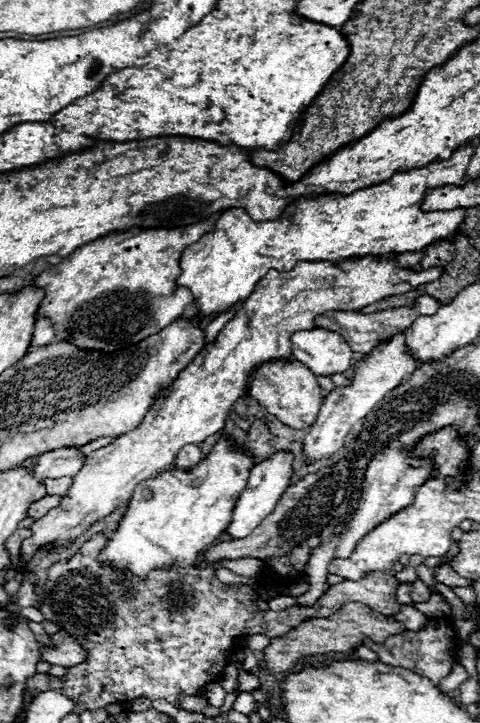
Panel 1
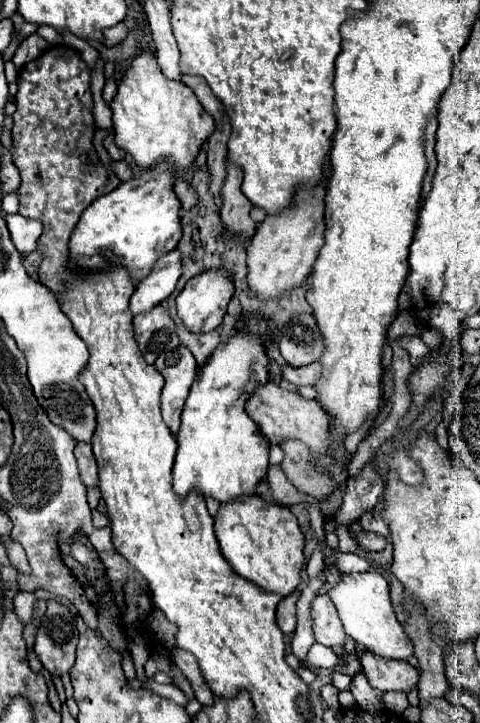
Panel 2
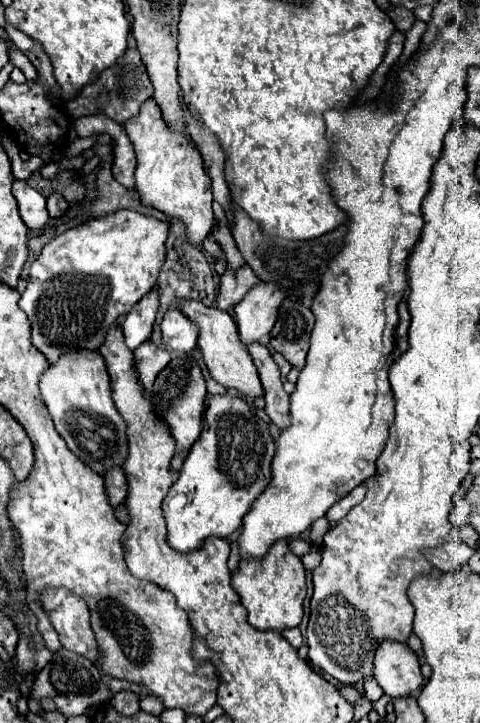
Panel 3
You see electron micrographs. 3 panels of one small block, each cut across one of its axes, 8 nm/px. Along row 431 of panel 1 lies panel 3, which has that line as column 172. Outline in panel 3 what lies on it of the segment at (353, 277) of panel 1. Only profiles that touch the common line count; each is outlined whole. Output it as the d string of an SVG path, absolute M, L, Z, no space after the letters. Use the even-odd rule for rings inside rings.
M154 100L142 104L142 112L124 124L128 138L132 140L138 166L136 166L136 190L144 206L152 206L164 212L168 218L176 218L186 226L186 236L192 246L202 248L204 240L212 232L212 190L206 174L204 160L198 150L178 132L170 130L162 120L160 108Z

